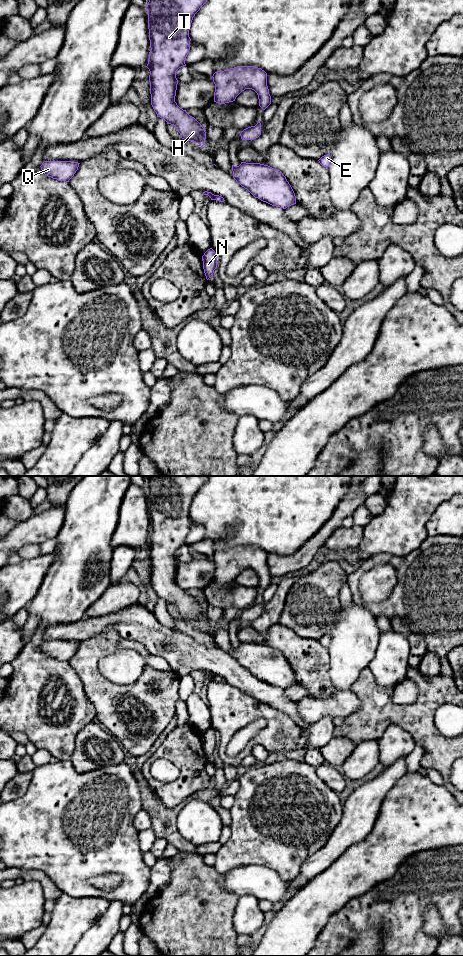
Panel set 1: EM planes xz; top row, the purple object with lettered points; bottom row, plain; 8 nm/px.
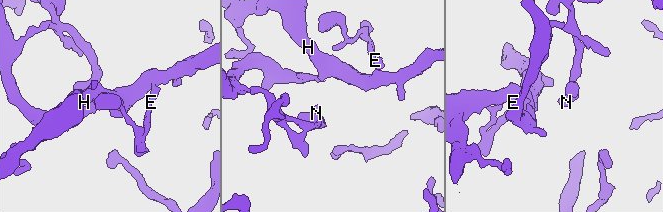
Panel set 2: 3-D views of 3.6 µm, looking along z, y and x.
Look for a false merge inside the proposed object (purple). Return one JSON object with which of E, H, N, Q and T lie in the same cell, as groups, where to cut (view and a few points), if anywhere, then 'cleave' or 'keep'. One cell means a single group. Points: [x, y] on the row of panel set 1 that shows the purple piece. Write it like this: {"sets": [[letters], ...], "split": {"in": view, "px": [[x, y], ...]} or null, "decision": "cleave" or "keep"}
{"sets": [["E", "H", "T"], ["N", "Q"]], "split": {"in": "xz", "px": [[213, 195], [214, 199]]}, "decision": "cleave"}

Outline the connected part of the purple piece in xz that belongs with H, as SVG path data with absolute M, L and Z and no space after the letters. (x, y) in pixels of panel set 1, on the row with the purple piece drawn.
M149 0L148 29L150 52L151 105L167 124L174 125L182 139L194 141L202 148L205 128L175 102L178 80L176 71L186 66L190 50L189 30L195 14L207 0Z

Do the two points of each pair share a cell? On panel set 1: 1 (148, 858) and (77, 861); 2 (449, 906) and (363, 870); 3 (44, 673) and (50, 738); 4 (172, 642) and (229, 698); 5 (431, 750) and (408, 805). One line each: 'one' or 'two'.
1: two
2: two
3: one
4: two
5: two

